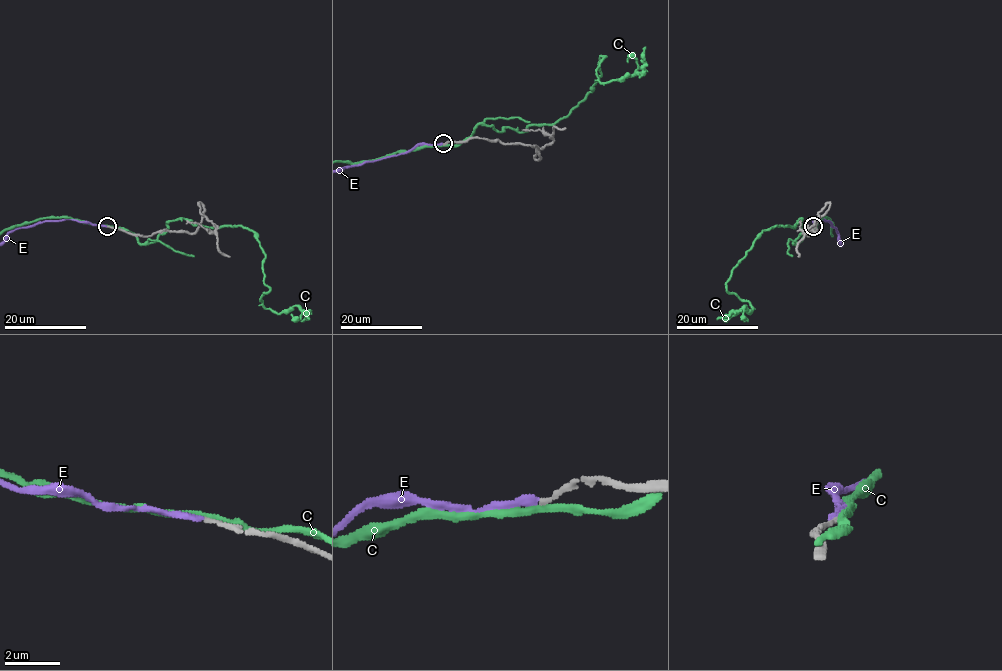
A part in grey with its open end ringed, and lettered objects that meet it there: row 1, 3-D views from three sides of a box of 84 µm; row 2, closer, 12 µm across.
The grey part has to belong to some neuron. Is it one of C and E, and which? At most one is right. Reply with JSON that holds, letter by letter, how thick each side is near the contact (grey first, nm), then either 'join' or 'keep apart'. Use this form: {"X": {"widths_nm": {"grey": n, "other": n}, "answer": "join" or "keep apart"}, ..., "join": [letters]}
{"C": {"widths_nm": {"grey": 170, "other": 240}, "answer": "keep apart"}, "E": {"widths_nm": {"grey": 160, "other": 240}, "answer": "join"}, "join": ["E"]}

